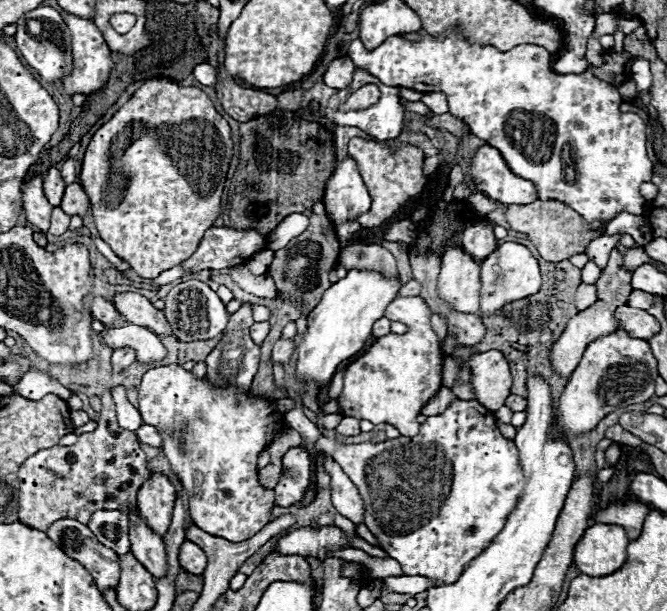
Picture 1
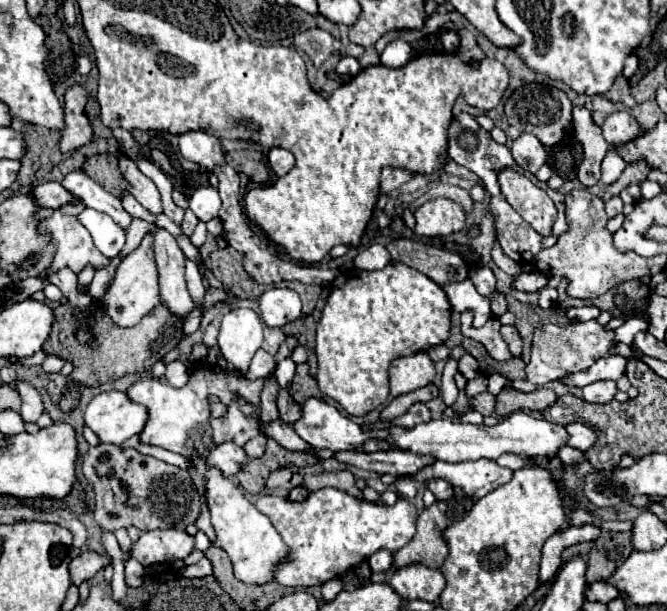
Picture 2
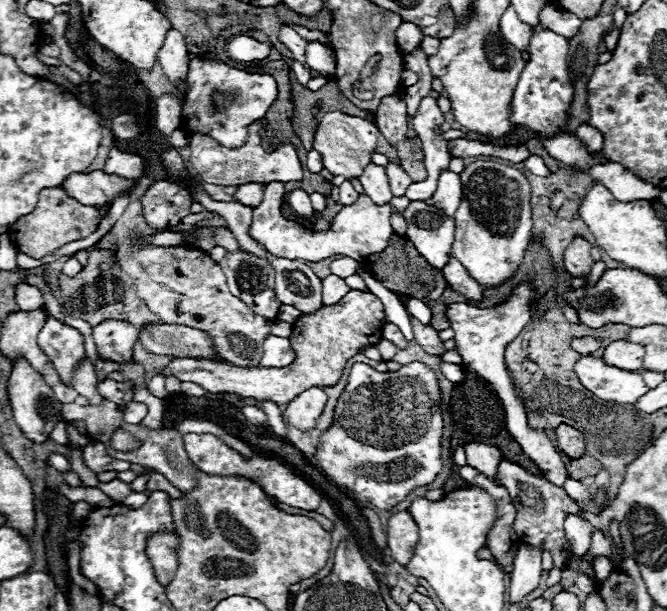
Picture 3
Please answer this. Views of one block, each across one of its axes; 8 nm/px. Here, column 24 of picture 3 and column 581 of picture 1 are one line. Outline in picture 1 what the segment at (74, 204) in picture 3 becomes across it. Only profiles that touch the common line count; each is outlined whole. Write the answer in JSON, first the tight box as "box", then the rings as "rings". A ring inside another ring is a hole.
{"box":[506,200,608,262],"rings":[[[536,200],[532,204],[508,204],[506,220],[512,230],[528,234],[530,242],[538,248],[540,256],[548,262],[562,262],[574,254],[586,254],[588,244],[606,232],[608,220],[592,220],[588,222],[576,210],[558,200]]]}

